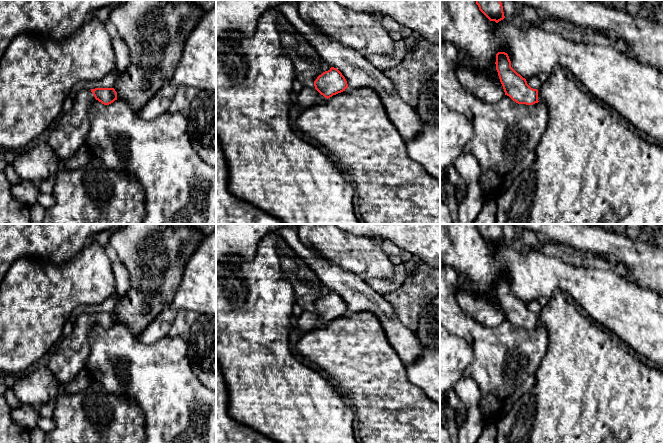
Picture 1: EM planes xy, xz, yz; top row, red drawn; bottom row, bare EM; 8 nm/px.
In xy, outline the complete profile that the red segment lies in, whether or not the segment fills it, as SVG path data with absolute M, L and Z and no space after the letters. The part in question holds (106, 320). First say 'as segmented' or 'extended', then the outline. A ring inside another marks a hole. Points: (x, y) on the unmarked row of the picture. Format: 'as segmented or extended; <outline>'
extended; M114 312L82 313L76 319L72 332L60 339L55 349L50 352L47 368L52 372L59 383L71 382L83 369L90 353L88 331L98 324L104 329L109 329L117 324L117 316Z

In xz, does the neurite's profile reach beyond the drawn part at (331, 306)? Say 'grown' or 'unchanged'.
grown

